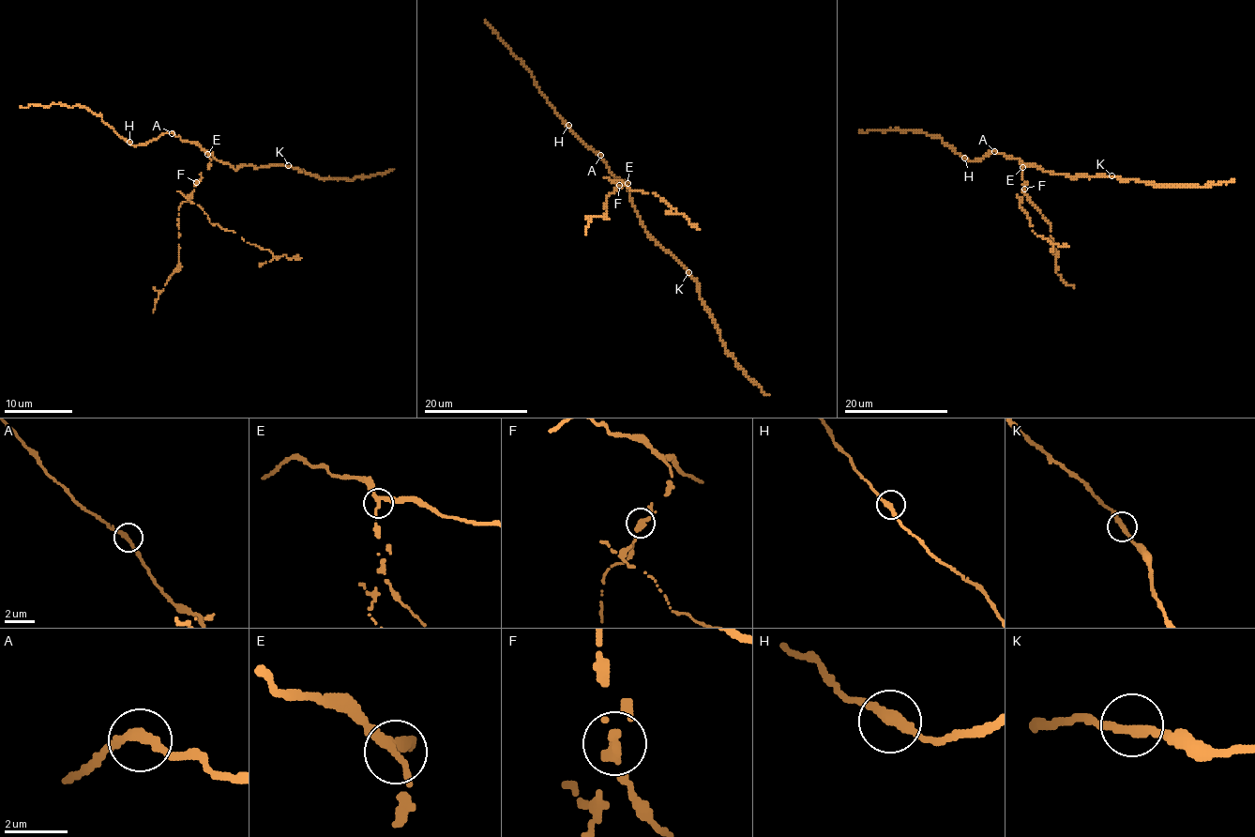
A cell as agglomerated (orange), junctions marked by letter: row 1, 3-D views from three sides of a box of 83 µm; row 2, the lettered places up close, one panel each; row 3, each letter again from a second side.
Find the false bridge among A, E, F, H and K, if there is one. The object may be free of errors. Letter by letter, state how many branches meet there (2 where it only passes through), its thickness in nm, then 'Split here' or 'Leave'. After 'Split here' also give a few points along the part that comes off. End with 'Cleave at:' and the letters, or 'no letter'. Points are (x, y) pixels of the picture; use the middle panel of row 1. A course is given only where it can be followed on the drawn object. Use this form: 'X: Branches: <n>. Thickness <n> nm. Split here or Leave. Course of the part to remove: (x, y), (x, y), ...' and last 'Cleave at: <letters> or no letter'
A: Branches: 2. Thickness 320 nm. Leave
E: Branches: 2. Thickness 320 nm. Leave
F: Branches: 2. Thickness 320 nm. Split here. Course of the part to remove: (619, 185), (613, 181), (620, 179), (630, 191), (654, 193), (699, 229)
H: Branches: 2. Thickness 320 nm. Leave
K: Branches: 2. Thickness 300 nm. Leave
Cleave at: F

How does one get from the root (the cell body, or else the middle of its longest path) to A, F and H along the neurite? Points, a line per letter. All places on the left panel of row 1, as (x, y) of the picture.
A: (213, 155), (172, 133)
F: (213, 155), (206, 152), (211, 160), (209, 167), (201, 173), (196, 183)
H: (213, 155), (172, 133), (163, 133), (138, 145), (129, 142)

